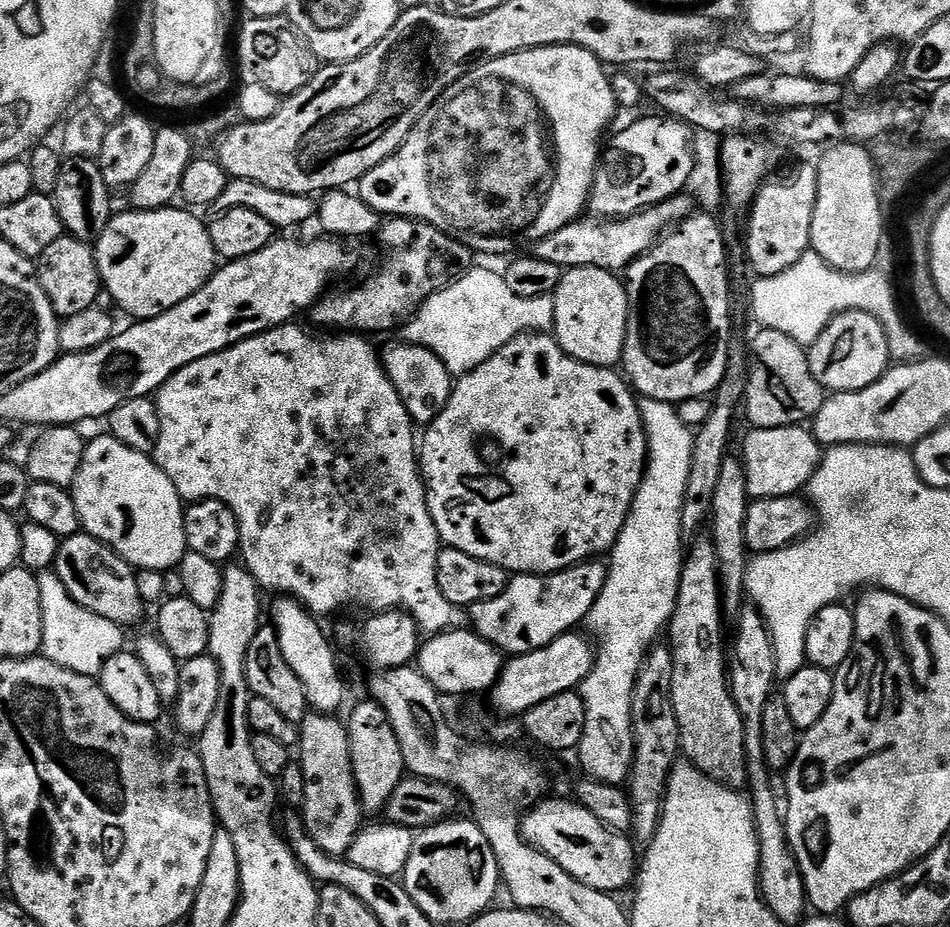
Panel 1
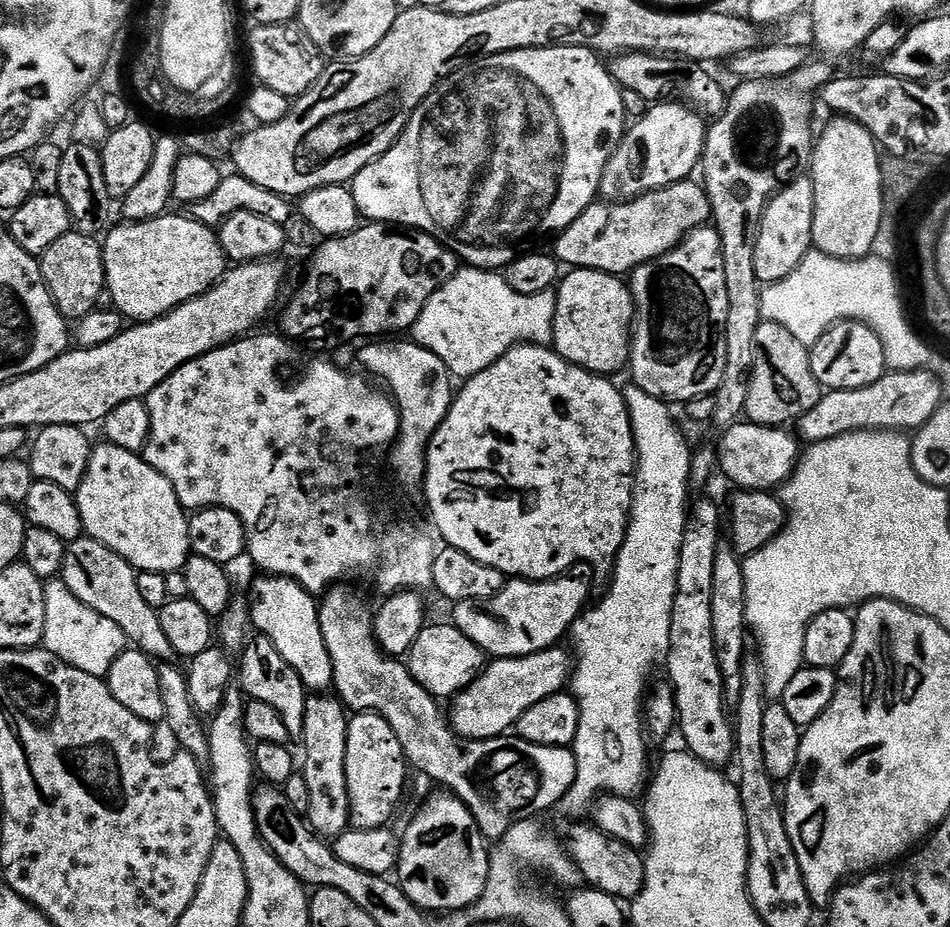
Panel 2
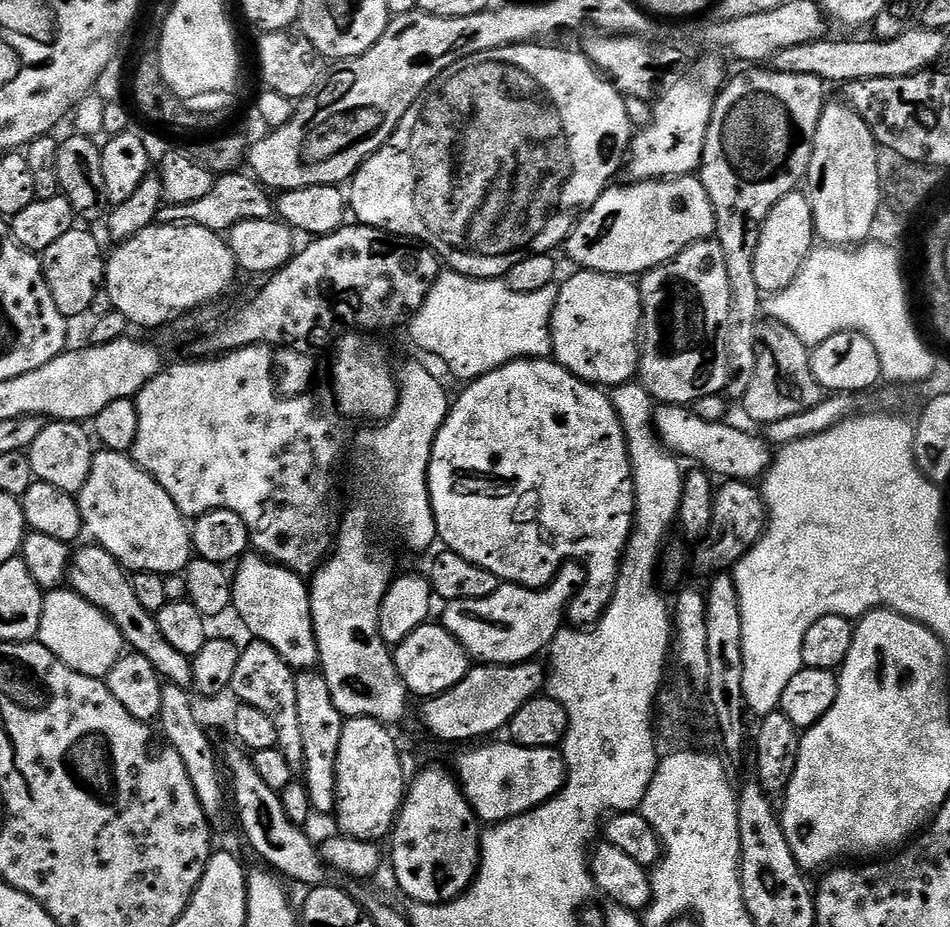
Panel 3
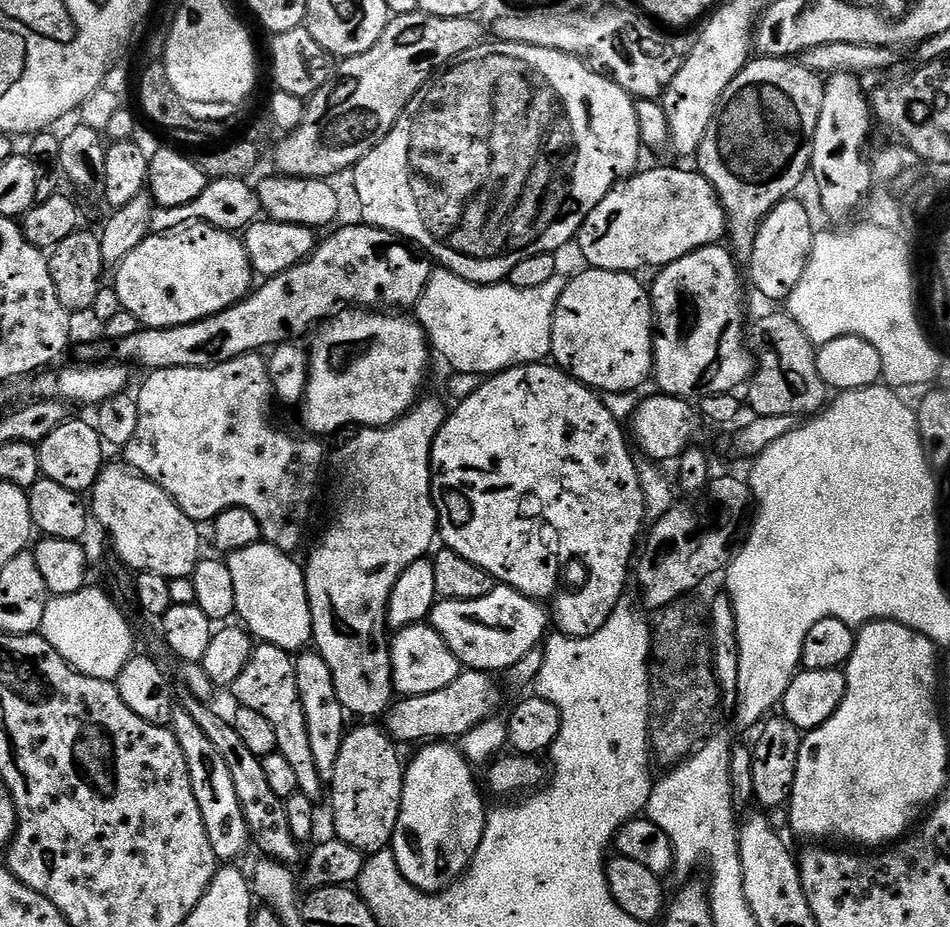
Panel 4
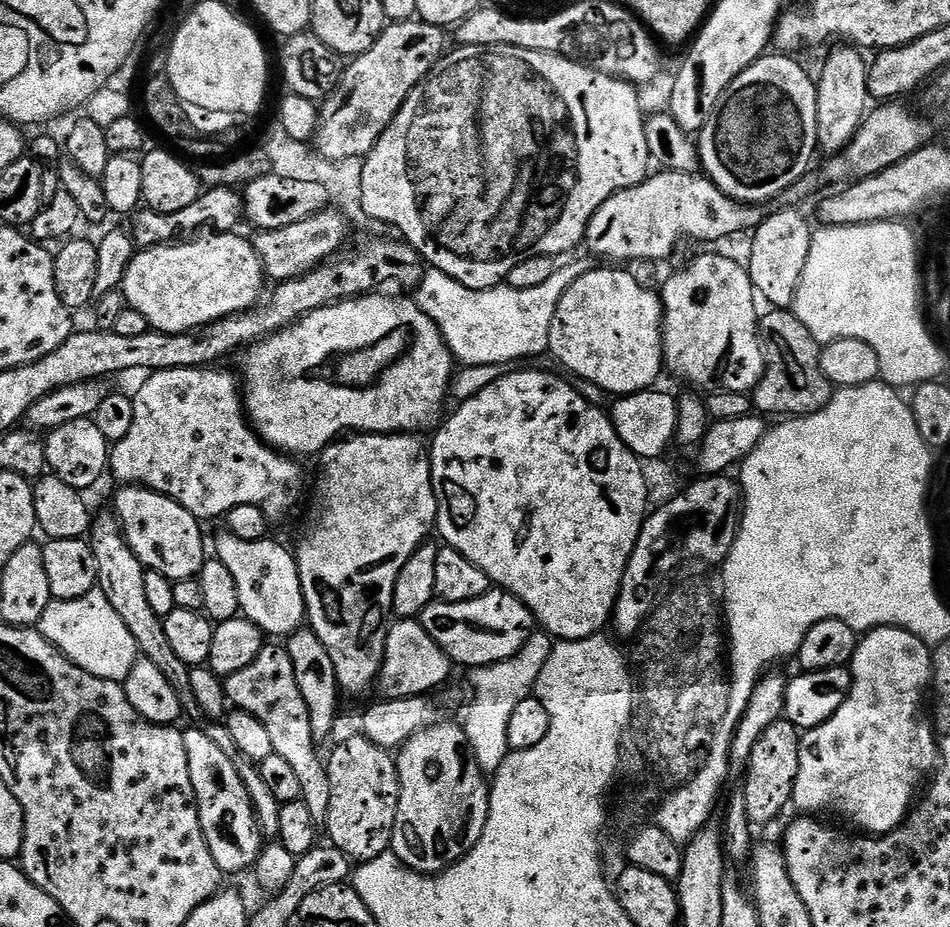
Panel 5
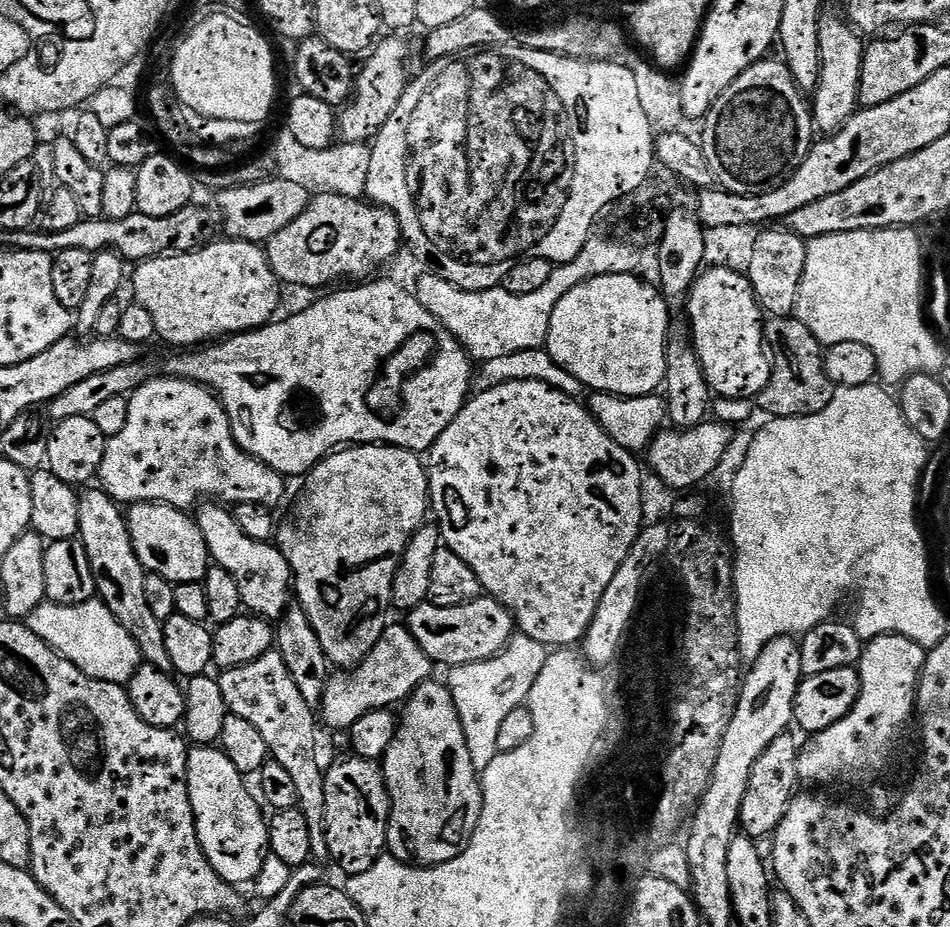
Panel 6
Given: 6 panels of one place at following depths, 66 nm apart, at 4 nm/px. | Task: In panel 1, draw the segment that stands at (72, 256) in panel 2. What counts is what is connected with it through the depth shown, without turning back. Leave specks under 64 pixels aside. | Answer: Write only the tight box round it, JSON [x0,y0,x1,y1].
[35,235,102,317]

